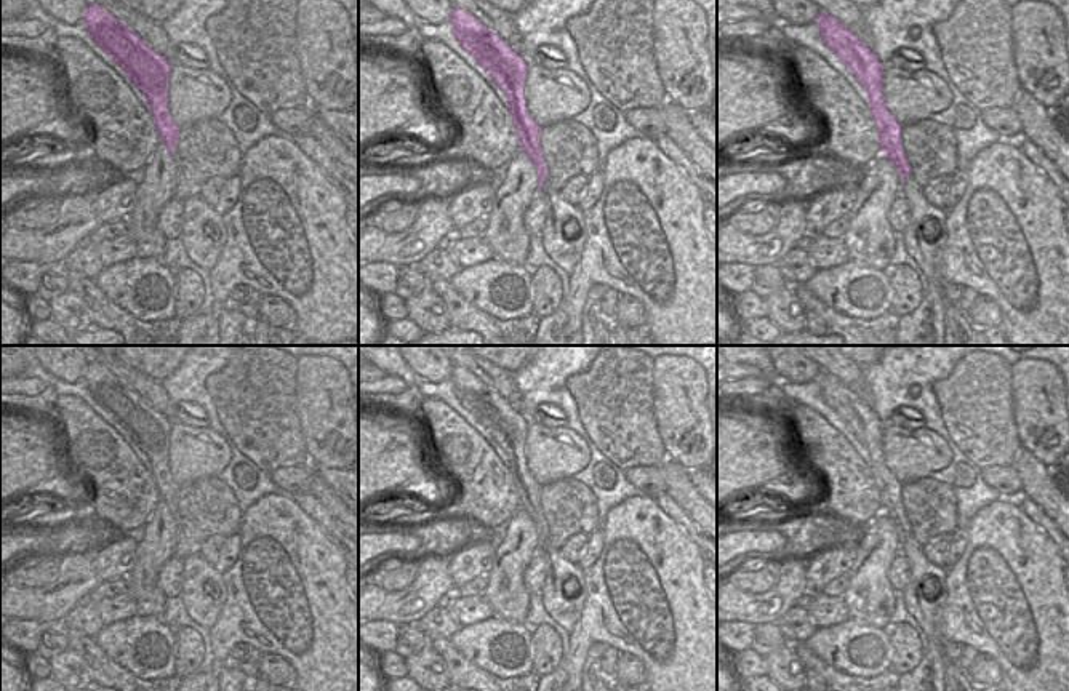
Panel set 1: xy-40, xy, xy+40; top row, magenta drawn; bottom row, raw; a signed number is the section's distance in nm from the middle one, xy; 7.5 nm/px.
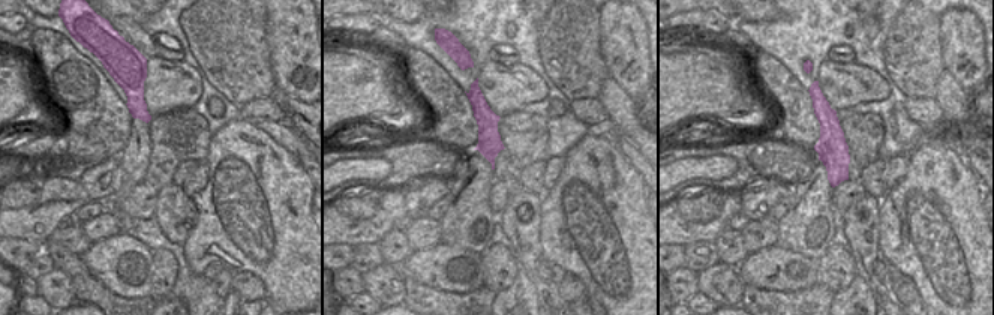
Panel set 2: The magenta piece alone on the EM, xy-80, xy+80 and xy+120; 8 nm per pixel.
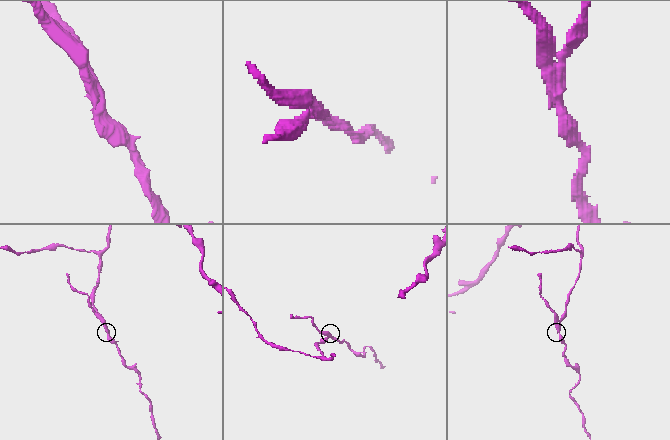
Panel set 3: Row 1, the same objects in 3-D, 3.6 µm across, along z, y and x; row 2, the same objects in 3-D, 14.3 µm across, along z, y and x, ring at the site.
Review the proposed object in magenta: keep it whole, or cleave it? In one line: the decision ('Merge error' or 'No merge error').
Merge error.

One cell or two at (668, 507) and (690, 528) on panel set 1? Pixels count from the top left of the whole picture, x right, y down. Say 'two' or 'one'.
one

